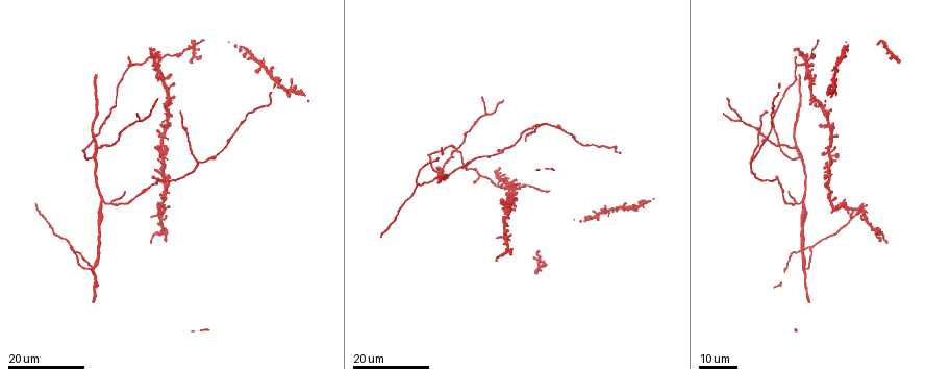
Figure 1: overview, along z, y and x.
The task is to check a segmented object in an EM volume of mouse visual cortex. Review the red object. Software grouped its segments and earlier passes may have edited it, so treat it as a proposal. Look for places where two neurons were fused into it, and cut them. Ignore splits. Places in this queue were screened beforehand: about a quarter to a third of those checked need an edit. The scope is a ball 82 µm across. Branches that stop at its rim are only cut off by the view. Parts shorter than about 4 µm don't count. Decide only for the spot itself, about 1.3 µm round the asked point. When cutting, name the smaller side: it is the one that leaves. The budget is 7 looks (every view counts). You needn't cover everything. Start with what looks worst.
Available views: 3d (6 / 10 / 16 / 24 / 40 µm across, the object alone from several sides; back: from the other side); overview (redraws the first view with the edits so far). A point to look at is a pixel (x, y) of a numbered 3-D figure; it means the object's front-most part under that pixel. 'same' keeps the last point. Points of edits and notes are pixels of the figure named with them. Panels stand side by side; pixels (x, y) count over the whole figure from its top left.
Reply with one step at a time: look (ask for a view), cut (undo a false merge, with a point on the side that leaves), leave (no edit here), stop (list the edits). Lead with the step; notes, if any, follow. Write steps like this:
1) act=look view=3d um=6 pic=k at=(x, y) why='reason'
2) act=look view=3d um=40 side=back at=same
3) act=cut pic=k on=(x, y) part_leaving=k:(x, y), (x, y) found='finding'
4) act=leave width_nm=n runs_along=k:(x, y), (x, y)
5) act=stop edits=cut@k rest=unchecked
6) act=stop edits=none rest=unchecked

act=look view=3d um=16 pic=1 at=(417, 186) why='branch point'

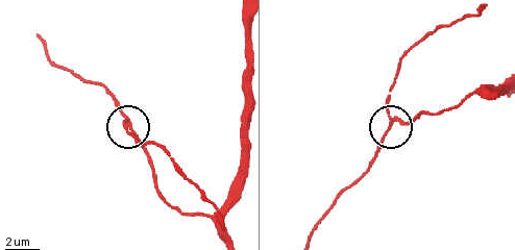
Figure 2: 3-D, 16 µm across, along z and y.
act=look view=3d um=10 pic=2 at=(127, 120)

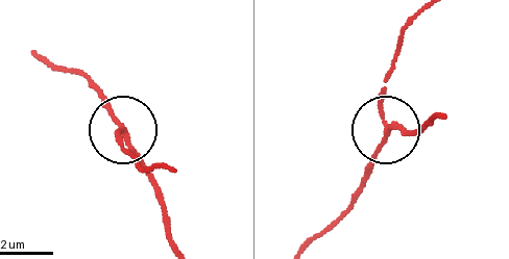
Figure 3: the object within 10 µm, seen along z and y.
act=leave arms=3 runs_along=3:(172, 239), (156, 179), (121, 132), (127, 152) found='continuous, no second neuron'

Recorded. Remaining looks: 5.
act=look view=3d um=16 pic=1 at=(802, 202) why='three arms meet'

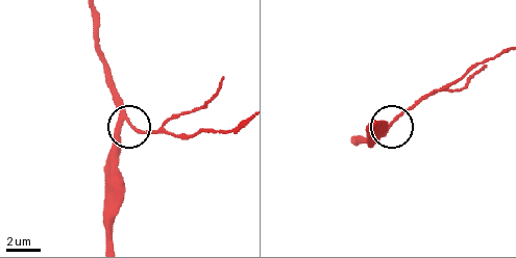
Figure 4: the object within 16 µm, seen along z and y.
act=look view=3d um=10 pic=4 at=(125, 122) why='zoom in'

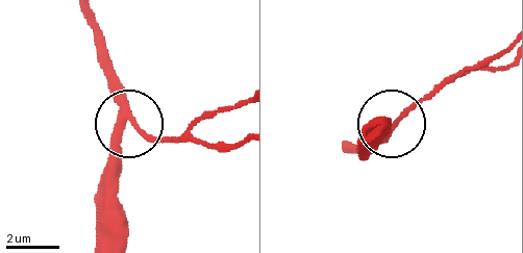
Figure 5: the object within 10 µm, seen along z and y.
act=leave arms=3 runs_along=5:(84, 16), (125, 123), (116, 208) found='all the same neuron'

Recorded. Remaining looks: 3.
act=look view=3d um=16 pic=1 at=(804, 271) why='three arms meet'

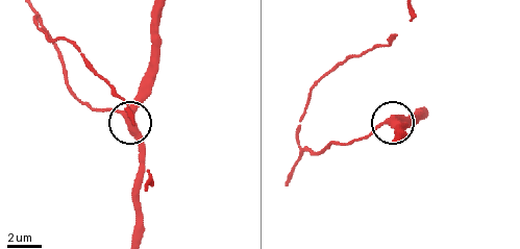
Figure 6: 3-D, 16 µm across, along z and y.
act=look view=3d um=10 pic=6 at=(123, 112)

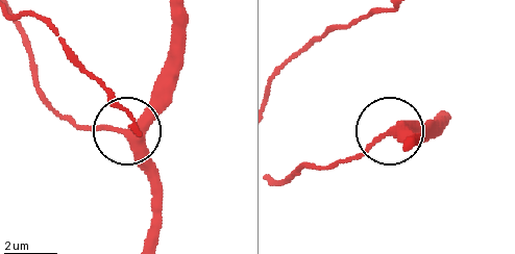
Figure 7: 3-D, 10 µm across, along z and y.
act=leave arms=3 found='continuous, no second neuron'

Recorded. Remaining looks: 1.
act=stop edits=none rest=unchecked

